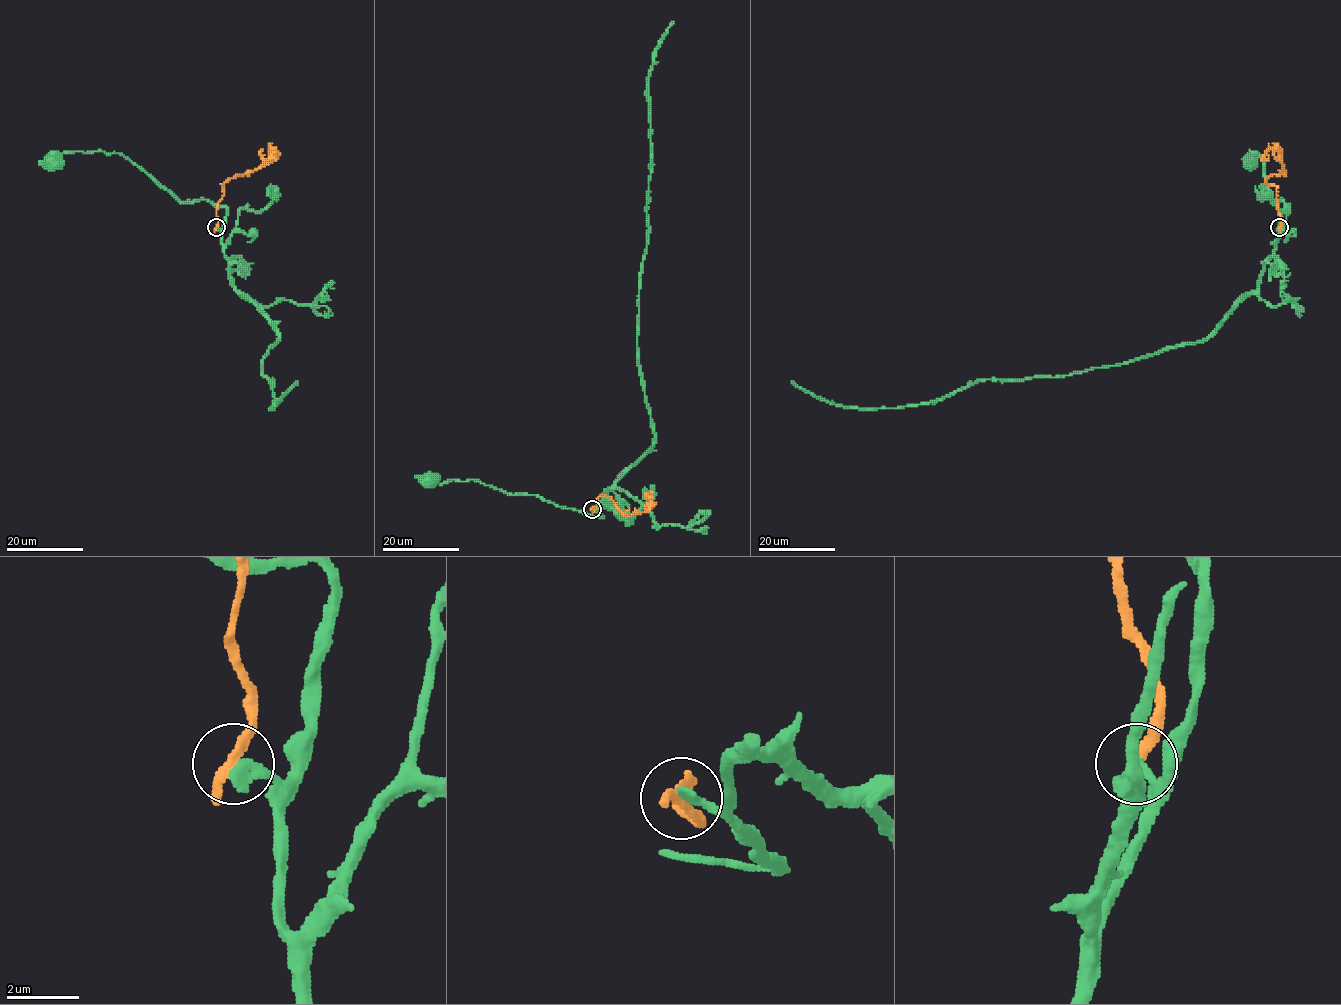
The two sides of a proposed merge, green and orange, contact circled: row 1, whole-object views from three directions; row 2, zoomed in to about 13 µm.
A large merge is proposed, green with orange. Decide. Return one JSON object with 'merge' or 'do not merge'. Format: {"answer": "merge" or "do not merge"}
{"answer": "do not merge"}

